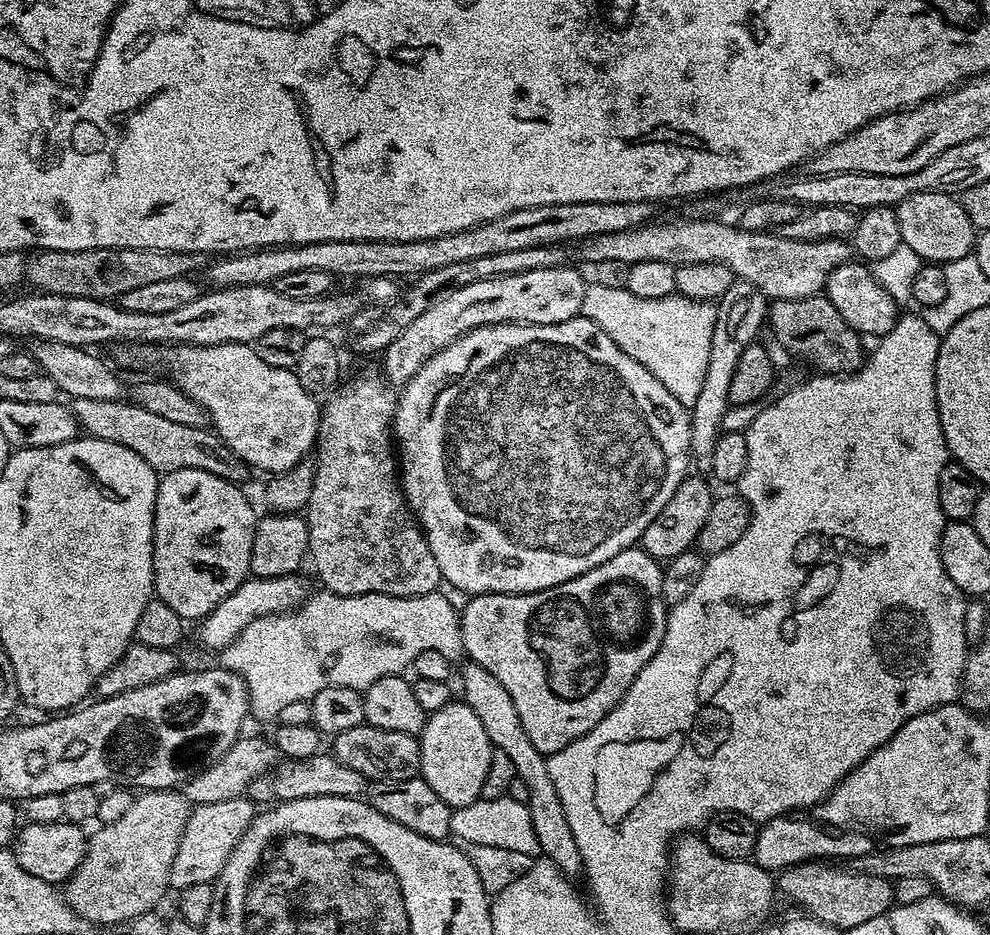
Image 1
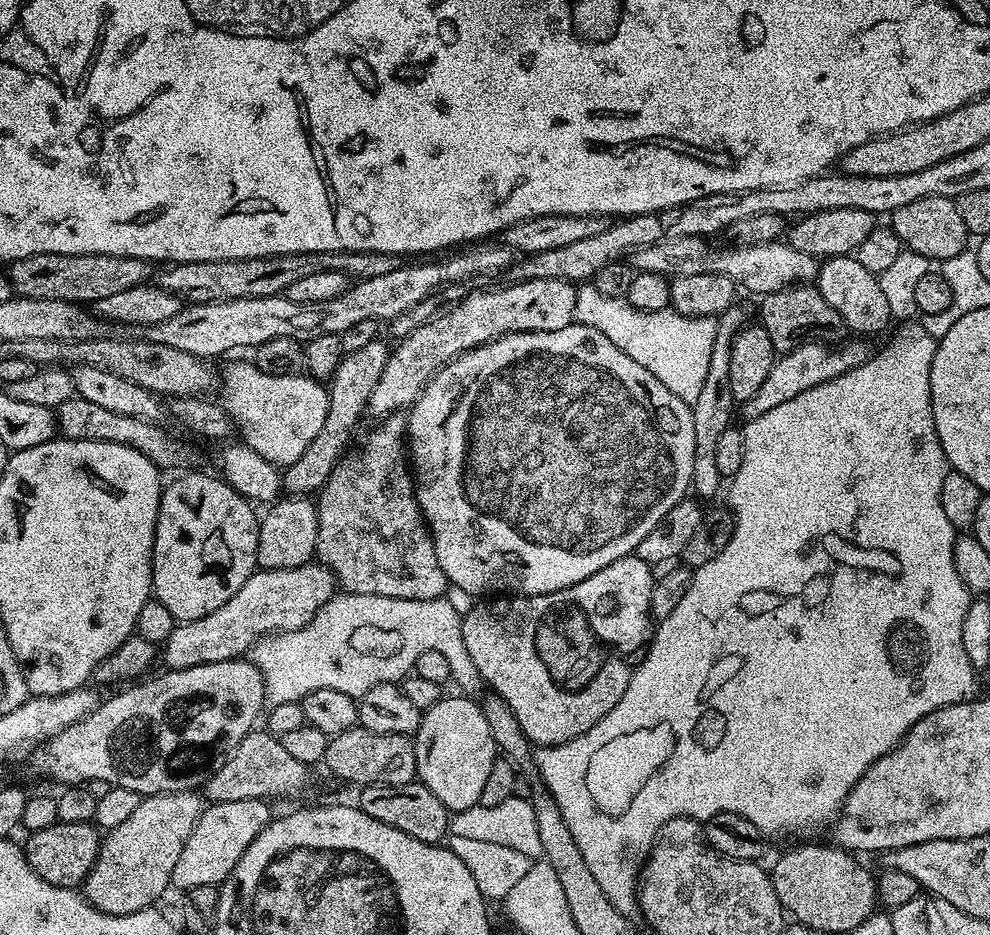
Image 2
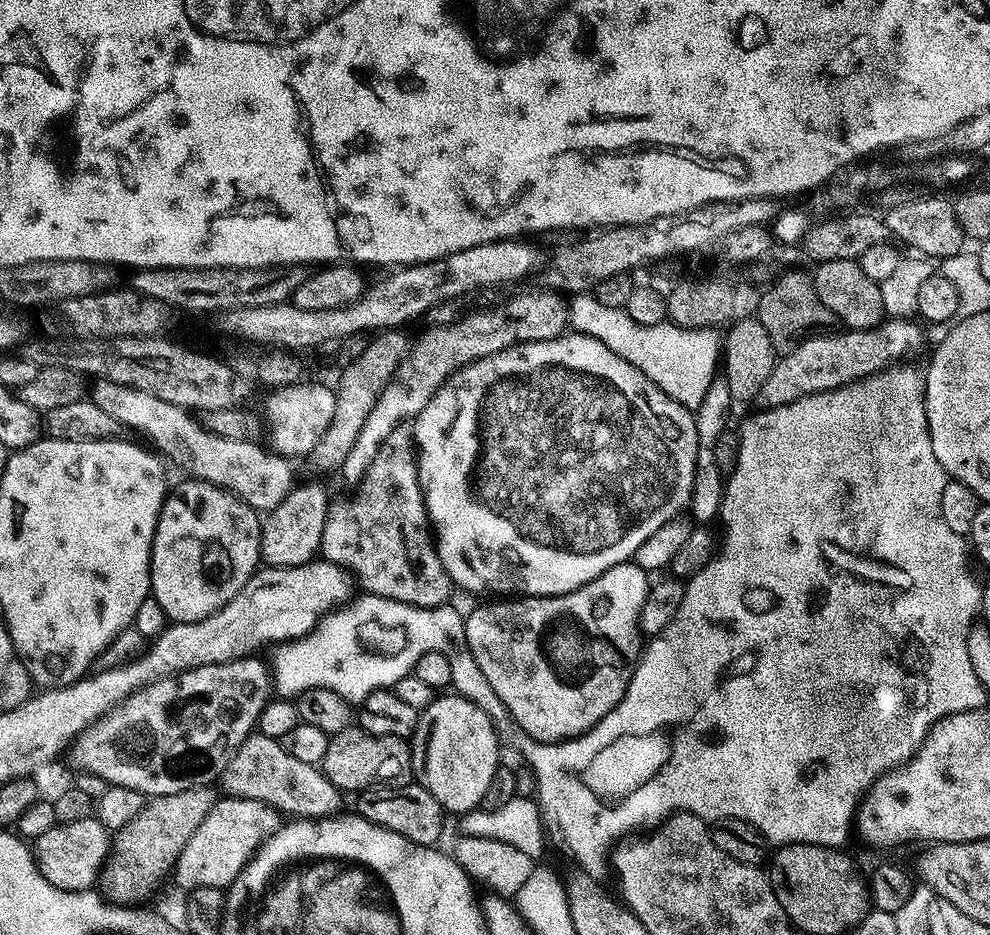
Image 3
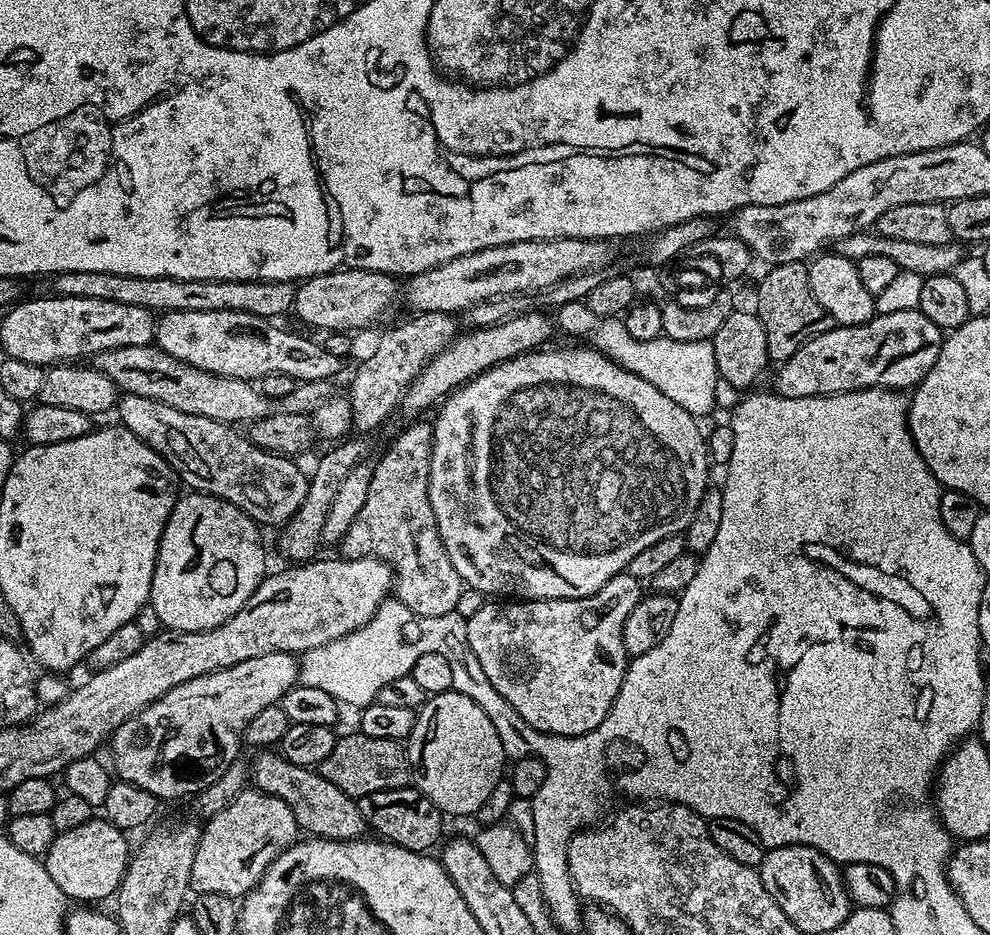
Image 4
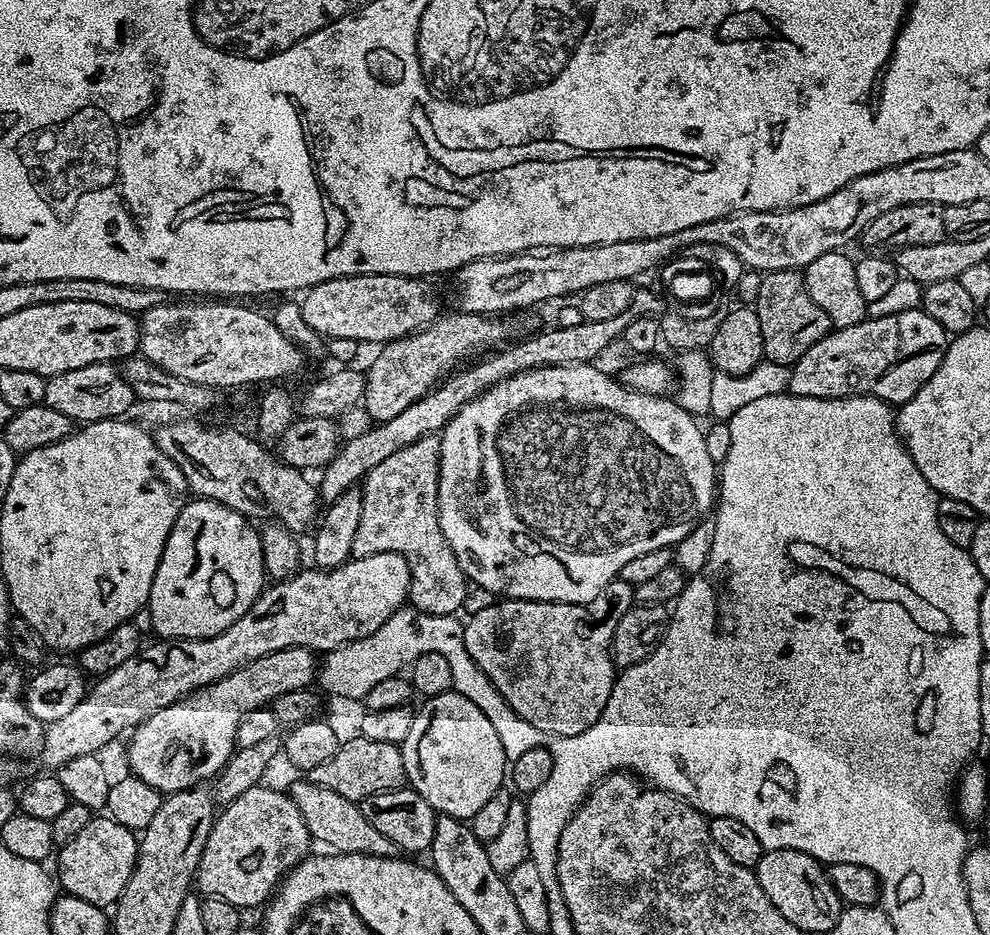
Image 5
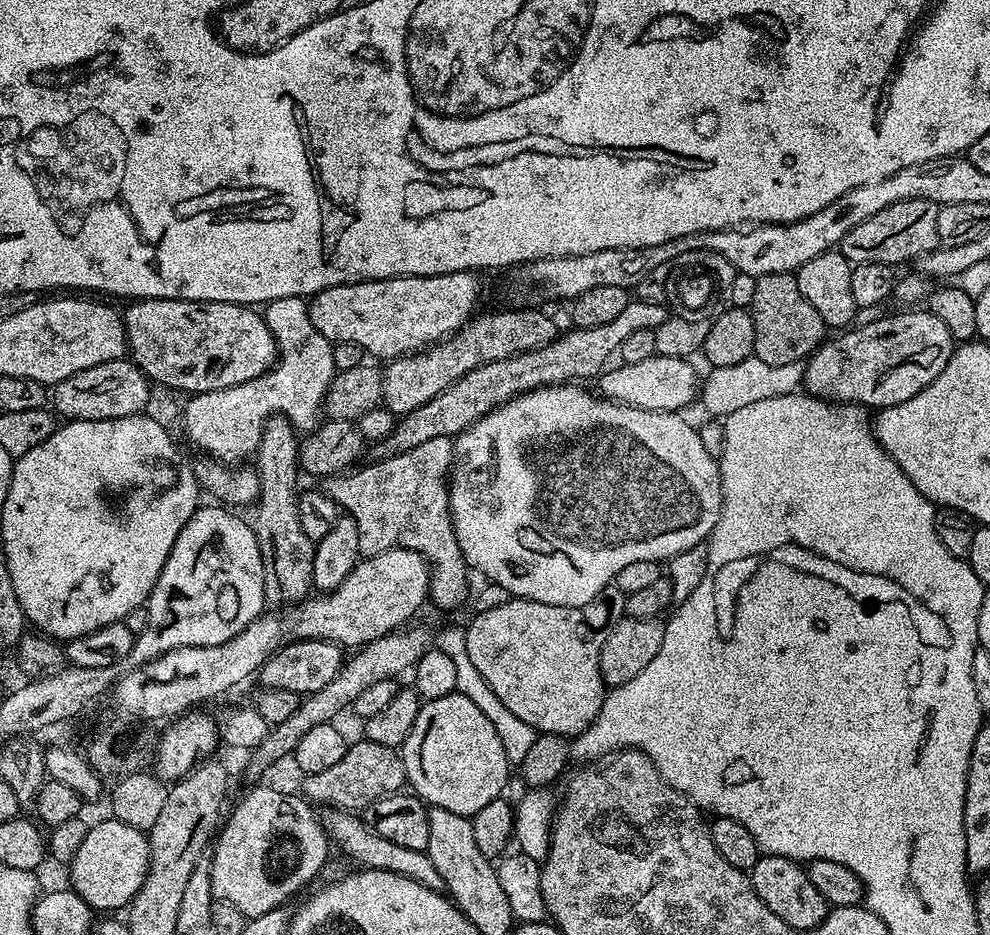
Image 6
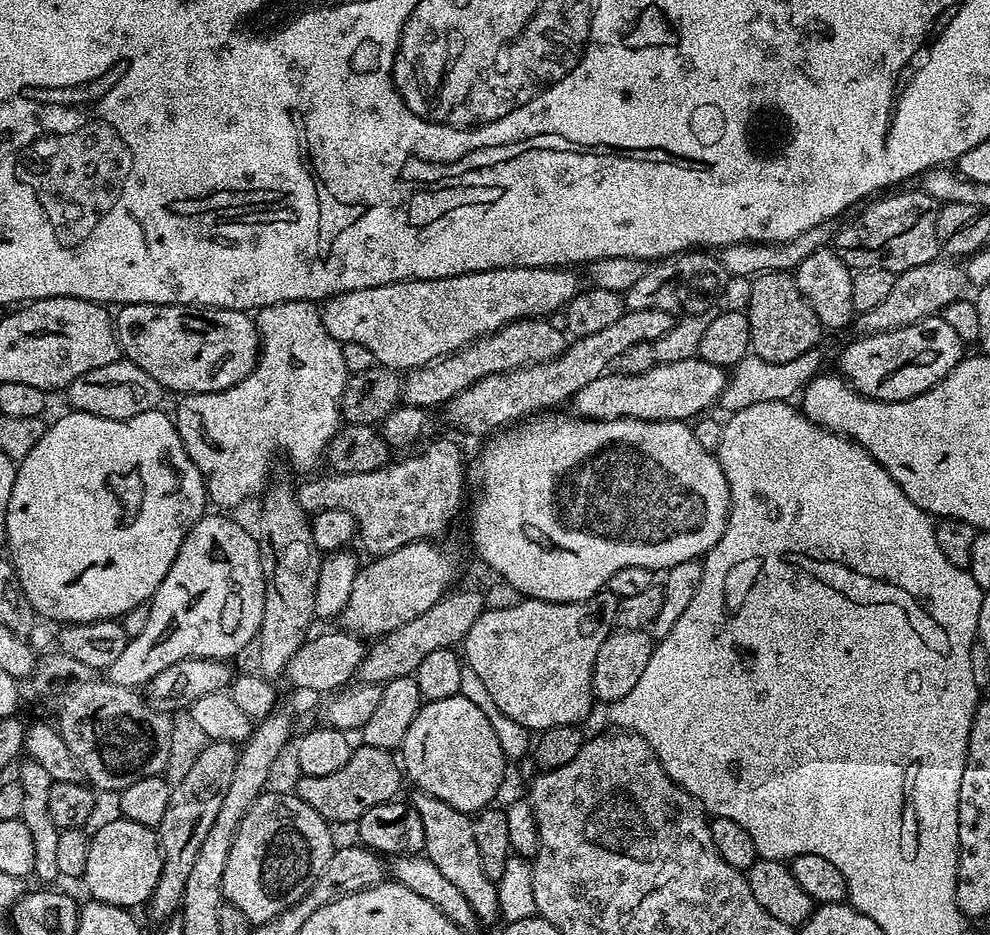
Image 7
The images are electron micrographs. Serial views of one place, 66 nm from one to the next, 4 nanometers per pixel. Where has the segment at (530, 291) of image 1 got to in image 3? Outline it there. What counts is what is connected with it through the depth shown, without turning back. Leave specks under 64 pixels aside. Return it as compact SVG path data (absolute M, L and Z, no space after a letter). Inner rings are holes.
M540 286L537 292L524 292L521 296L516 296L508 305L504 312L499 312L496 308L488 308L485 312L472 312L469 316L464 316L461 320L456 320L453 324L440 324L437 328L432 328L429 332L424 332L420 337L415 337L414 343L409 347L405 357L400 362L396 375L388 381L386 387L380 392L376 399L374 410L370 412L370 418L362 426L354 446L350 446L350 454L346 454L343 464L340 465L339 475L344 475L344 480L351 486L359 485L366 470L370 470L370 462L383 448L384 444L393 435L396 424L403 420L411 421L430 402L434 395L448 377L453 376L460 368L465 368L467 364L473 364L477 358L488 356L491 352L501 352L504 348L509 348L512 344L525 344L531 340L552 340L556 336L563 336L568 328L568 300L561 293L547 287Z

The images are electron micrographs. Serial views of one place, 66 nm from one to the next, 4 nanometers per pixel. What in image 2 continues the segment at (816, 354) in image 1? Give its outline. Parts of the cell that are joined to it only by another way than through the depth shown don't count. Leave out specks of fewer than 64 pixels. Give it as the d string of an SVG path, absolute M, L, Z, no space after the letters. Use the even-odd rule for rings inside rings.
M793 286L783 288L763 297L760 304L759 327L766 330L770 342L777 353L783 354L794 350L799 344L819 342L836 346L845 339L846 329L842 322L842 314L822 298L820 289L815 286Z

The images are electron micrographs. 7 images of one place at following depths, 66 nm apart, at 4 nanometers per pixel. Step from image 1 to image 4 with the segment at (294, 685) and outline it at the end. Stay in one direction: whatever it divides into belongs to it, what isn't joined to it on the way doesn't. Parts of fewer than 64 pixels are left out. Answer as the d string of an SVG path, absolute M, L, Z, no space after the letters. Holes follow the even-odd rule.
M389 598L380 604L374 618L370 618L370 622L366 622L366 626L362 626L342 638L334 638L330 642L326 642L326 646L318 646L314 650L303 653L302 659L299 661L299 683L306 686L318 686L318 690L326 690L326 694L330 694L341 705L347 706L349 704L350 707L356 708L355 710L363 710L368 705L376 703L378 690L382 686L386 686L386 682L394 682L394 678L409 675L414 662L418 662L418 658L422 658L422 654L442 654L442 658L446 658L446 662L450 662L450 670L454 670L452 691L466 694L466 698L470 698L470 702L478 702L478 706L482 706L486 718L514 720L514 718L520 717L518 710L514 710L514 706L510 706L510 702L506 702L506 698L502 698L502 694L498 694L498 690L494 690L494 686L490 686L490 678L486 678L478 658L474 658L474 650L470 650L468 645L467 620L463 620L456 611L450 614L438 614L438 618L426 618L422 614L414 614L414 610L402 606L402 602L395 598Z

